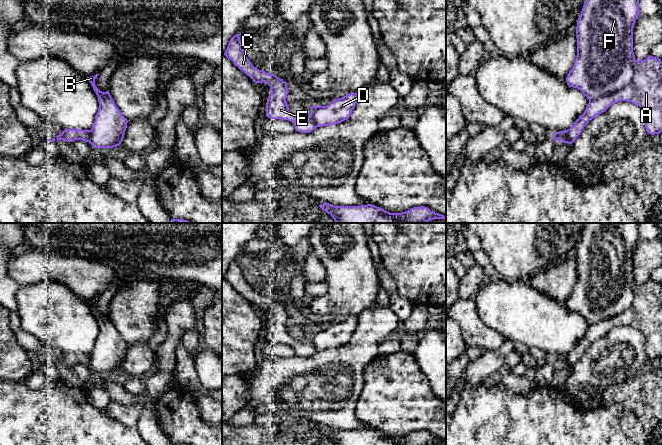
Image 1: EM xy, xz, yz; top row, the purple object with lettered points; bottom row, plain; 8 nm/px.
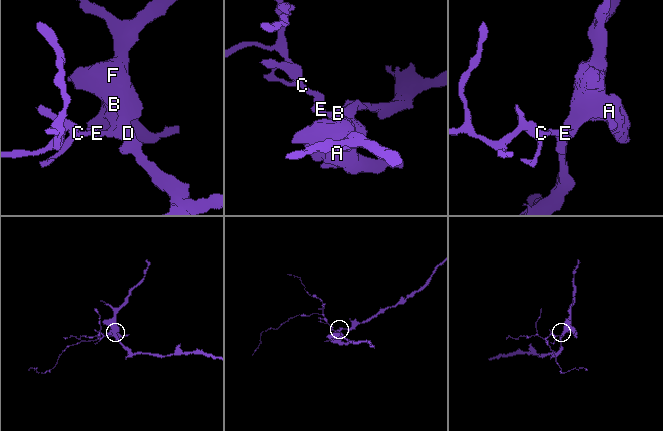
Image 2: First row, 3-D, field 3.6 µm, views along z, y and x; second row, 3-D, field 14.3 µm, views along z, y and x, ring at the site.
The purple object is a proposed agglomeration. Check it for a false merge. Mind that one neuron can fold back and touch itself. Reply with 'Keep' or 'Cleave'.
Cleave

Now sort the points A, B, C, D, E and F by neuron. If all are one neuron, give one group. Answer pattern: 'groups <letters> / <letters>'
groups A C E / B D F

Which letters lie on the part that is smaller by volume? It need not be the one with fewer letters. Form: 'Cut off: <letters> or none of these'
Cut off: A, C, E

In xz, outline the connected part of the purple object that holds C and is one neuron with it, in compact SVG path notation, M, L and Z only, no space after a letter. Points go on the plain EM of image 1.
M239 258L234 259L230 263L224 279L249 300L253 306L265 306L270 310L271 316L267 322L265 333L266 341L288 344L294 348L296 355L302 357L310 357L318 351L310 338L300 342L289 335L286 326L289 317L287 307L278 302L275 298L269 298L253 290L245 279Z

